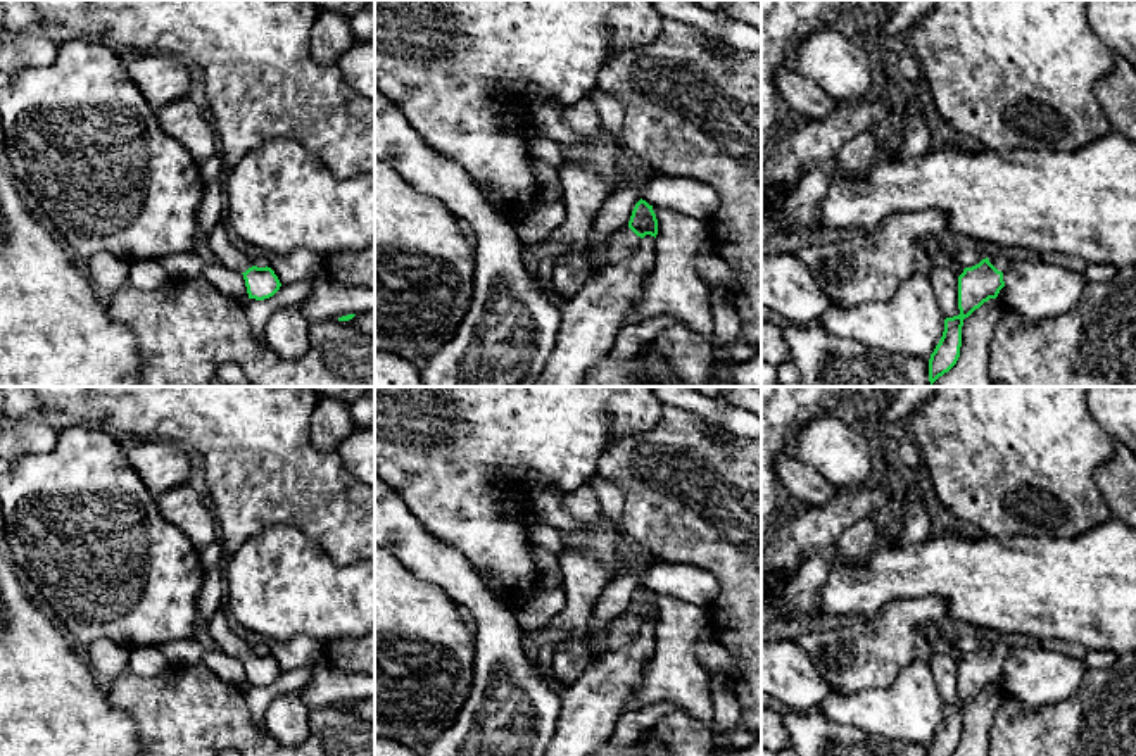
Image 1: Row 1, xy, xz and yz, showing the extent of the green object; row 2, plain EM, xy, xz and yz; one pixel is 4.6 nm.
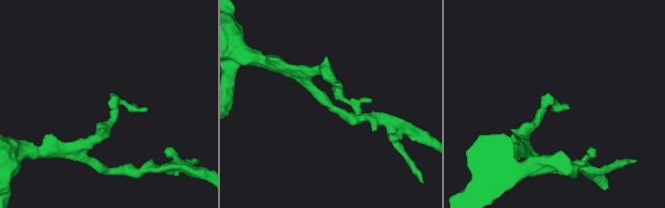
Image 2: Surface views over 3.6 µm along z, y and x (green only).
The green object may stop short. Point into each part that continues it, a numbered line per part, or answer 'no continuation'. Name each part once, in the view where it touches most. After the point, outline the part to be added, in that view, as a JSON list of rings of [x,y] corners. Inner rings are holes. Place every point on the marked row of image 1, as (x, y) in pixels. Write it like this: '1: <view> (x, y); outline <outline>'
1: yz (1002, 263); outline [[[994,255],[989,259],[989,262],[1001,273],[1005,273],[1013,262],[1013,257],[1008,255]]]

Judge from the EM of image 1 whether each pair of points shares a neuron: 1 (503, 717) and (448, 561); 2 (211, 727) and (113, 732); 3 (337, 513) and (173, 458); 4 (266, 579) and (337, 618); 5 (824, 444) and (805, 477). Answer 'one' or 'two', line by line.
1: one
2: two
3: two
4: one
5: two

